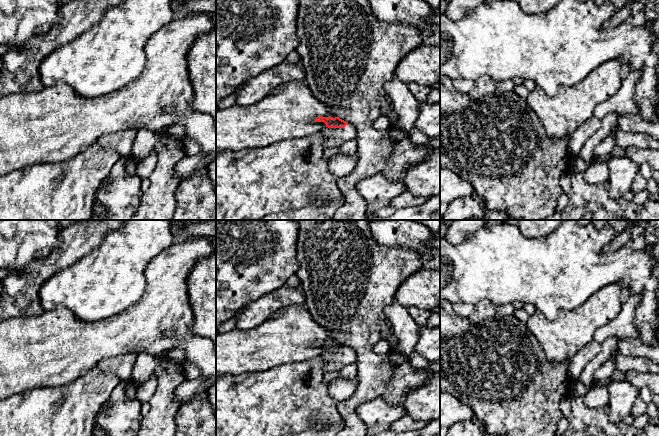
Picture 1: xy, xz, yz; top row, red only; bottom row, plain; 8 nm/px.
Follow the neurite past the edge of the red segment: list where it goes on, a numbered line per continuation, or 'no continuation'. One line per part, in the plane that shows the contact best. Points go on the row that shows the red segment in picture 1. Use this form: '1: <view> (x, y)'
1: xz (334, 137)

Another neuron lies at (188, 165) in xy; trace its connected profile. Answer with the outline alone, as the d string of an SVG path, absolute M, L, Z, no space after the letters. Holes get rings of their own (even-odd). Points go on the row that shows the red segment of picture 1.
M199 152L196 155L185 155L176 165L175 173L180 179L180 182L188 179L191 175L200 170L207 169L216 154L205 154Z

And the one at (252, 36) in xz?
M216 0L216 104L264 71L279 65L299 45L299 0Z

